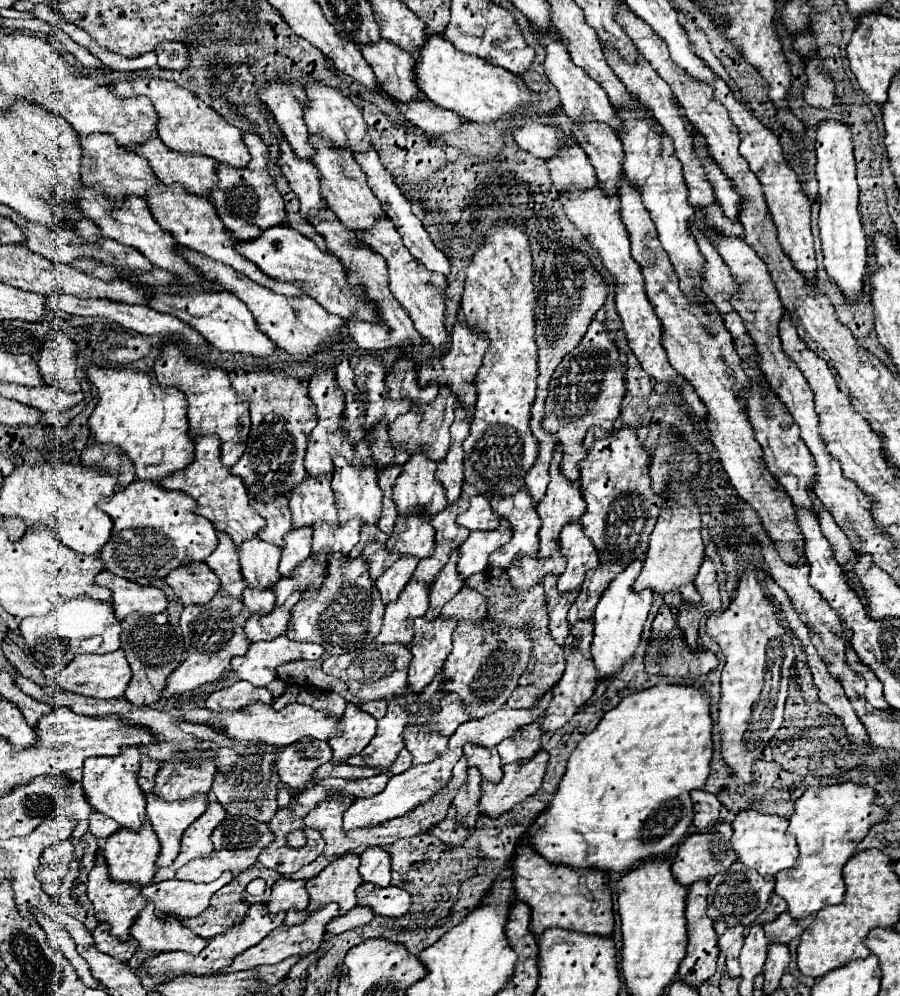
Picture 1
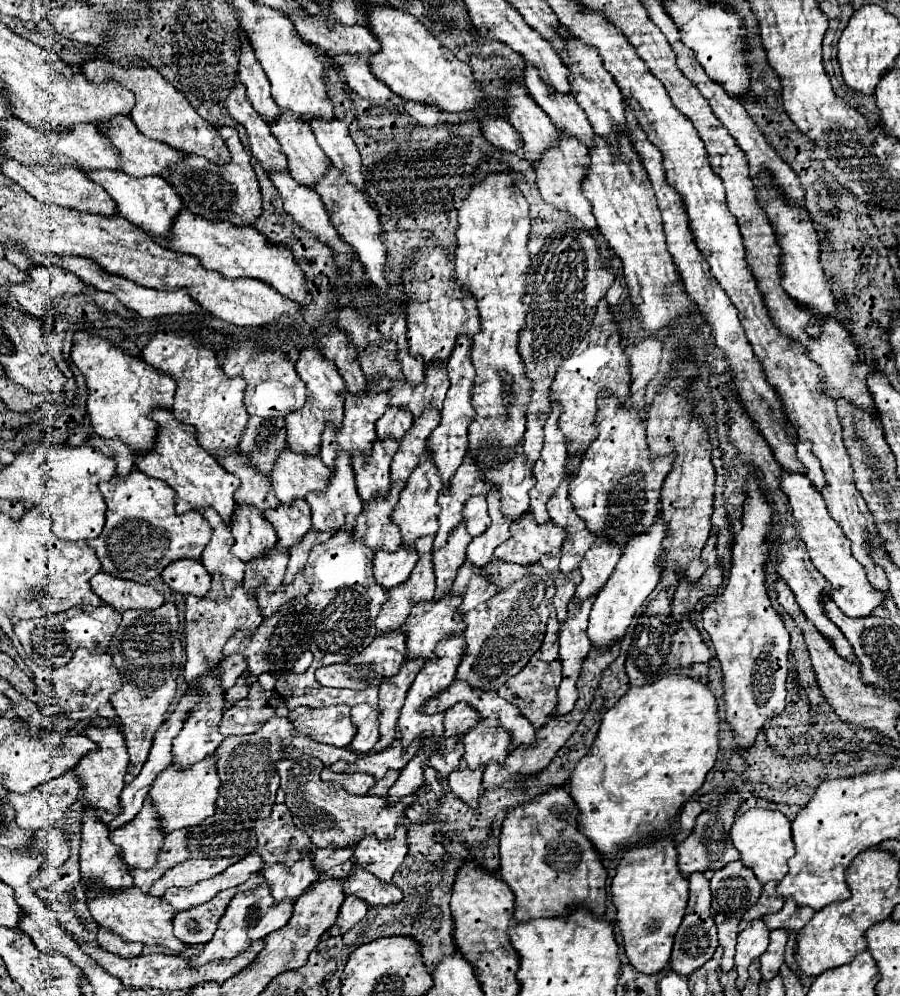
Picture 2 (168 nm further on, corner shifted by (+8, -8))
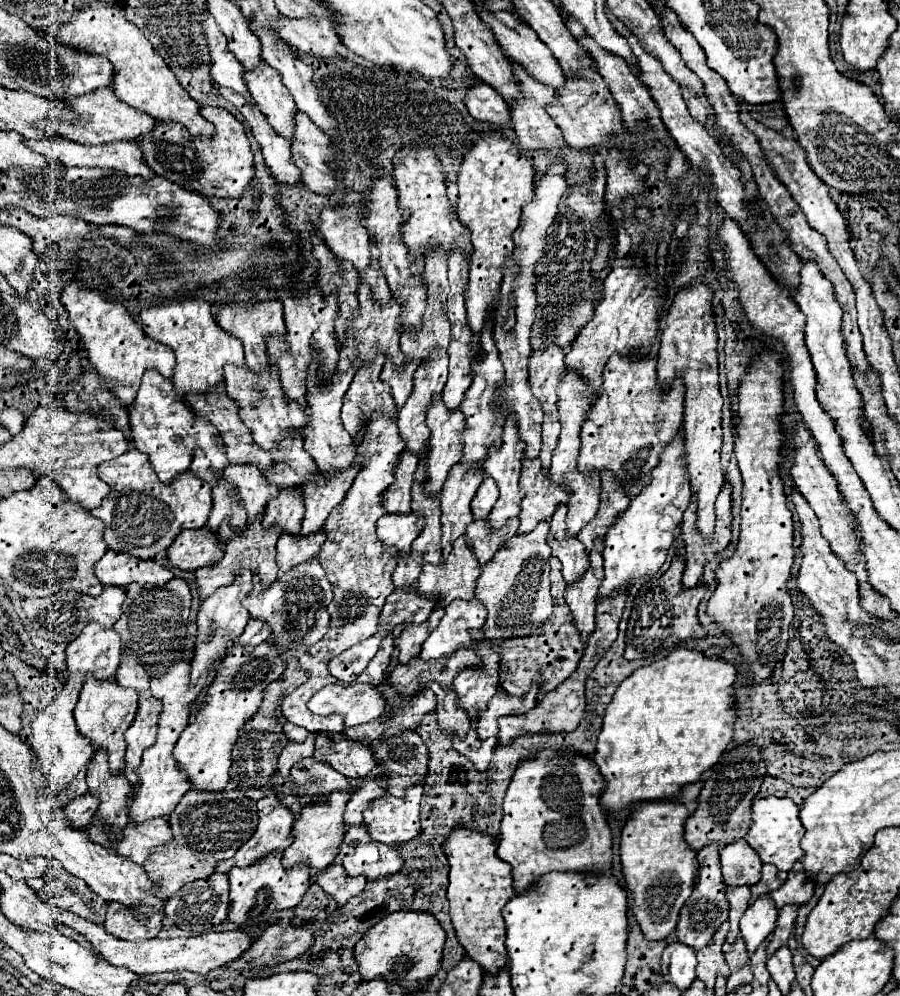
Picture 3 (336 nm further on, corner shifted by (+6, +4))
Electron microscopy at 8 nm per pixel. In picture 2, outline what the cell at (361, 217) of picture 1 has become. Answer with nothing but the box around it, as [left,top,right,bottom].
[269,111,329,187]

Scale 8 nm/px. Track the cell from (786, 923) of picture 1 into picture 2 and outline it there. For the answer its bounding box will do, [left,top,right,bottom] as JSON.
[763,901,813,931]

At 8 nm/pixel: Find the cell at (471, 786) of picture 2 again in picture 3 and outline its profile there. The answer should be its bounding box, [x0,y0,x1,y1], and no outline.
[453,719,497,773]

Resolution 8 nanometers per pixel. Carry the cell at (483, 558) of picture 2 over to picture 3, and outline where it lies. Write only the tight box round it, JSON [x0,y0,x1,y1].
[483,425,523,533]

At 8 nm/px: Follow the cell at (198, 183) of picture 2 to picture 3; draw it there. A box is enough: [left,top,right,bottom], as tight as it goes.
[139,105,255,199]

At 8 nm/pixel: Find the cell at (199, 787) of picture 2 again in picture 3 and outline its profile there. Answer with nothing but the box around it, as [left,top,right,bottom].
[173,643,285,791]

